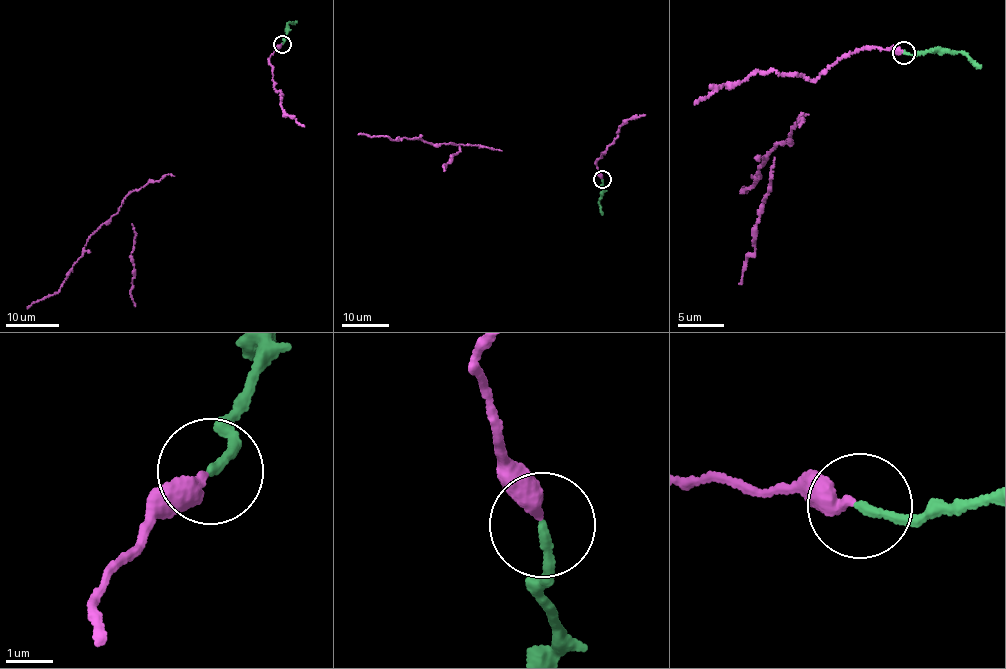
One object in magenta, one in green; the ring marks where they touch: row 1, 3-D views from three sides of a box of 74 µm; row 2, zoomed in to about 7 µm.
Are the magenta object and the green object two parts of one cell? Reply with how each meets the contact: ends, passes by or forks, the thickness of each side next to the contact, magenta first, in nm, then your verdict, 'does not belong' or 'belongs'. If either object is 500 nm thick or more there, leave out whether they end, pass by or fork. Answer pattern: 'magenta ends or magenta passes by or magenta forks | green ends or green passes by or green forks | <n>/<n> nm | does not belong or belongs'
magenta ends | green ends | 320/190 nm | belongs

